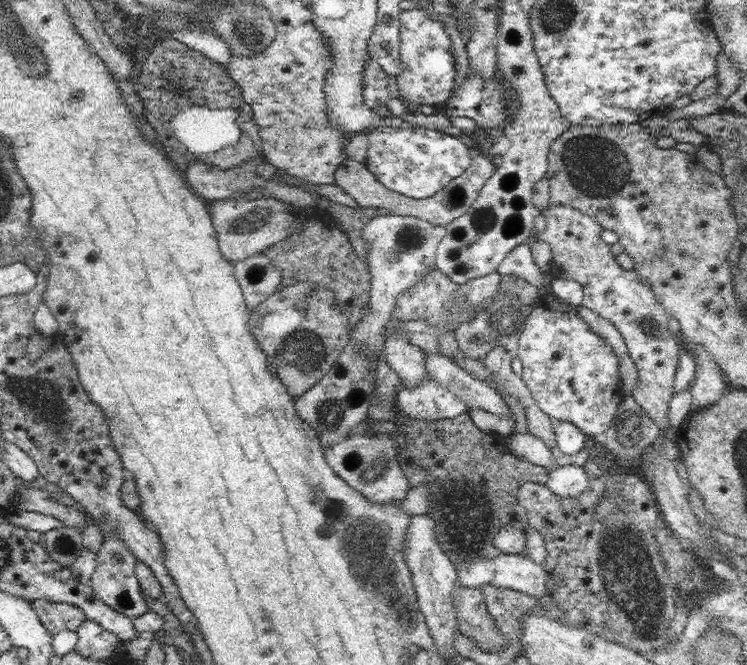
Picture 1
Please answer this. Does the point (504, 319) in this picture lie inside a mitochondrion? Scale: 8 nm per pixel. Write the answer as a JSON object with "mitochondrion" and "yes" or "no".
{"mitochondrion":"yes"}

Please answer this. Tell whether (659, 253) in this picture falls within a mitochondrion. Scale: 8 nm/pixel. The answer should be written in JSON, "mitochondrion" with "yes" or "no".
{"mitochondrion":"yes"}

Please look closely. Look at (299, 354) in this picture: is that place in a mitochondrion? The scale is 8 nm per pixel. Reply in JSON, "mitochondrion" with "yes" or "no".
{"mitochondrion":"yes"}

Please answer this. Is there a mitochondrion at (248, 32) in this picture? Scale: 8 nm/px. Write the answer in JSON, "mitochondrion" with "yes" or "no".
{"mitochondrion":"yes"}

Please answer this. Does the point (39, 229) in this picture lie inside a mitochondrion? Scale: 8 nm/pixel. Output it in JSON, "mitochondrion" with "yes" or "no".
{"mitochondrion":"no"}

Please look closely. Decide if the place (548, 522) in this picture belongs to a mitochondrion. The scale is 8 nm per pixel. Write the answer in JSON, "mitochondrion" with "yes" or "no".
{"mitochondrion":"no"}

